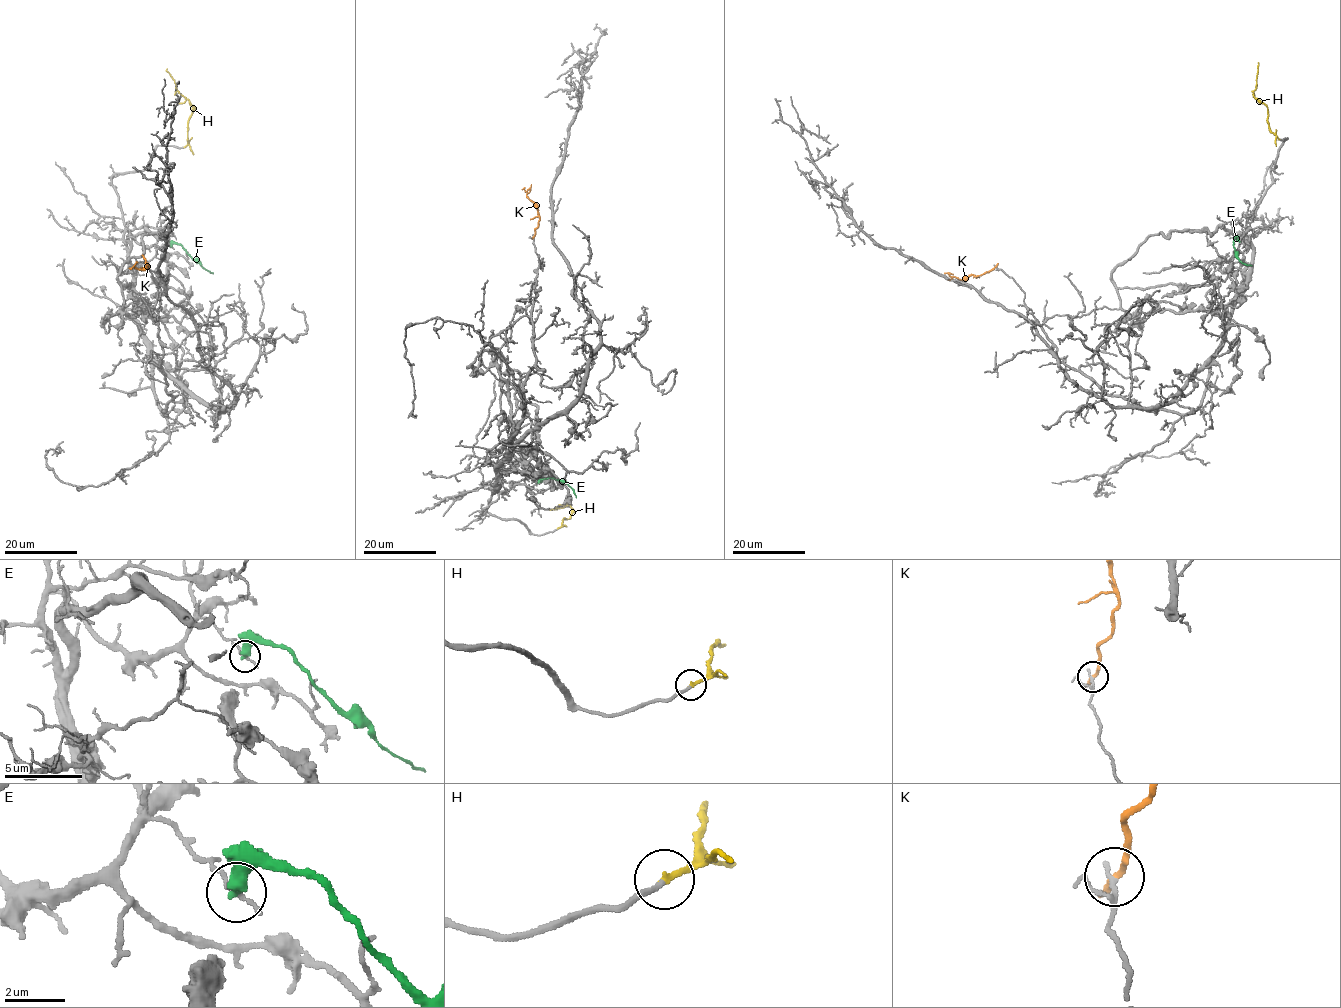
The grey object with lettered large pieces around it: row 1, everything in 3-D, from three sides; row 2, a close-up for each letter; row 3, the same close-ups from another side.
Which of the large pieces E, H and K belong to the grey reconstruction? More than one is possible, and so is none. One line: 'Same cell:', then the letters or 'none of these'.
Same cell: H

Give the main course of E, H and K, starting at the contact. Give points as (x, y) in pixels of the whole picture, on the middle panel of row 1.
E: (538, 483), (549, 478), (564, 480), (576, 497)
H: (558, 528), (564, 518), (570, 517), (573, 509), (566, 505), (550, 510)
K: (534, 236), (539, 218), (534, 203), (526, 195), (531, 185)

